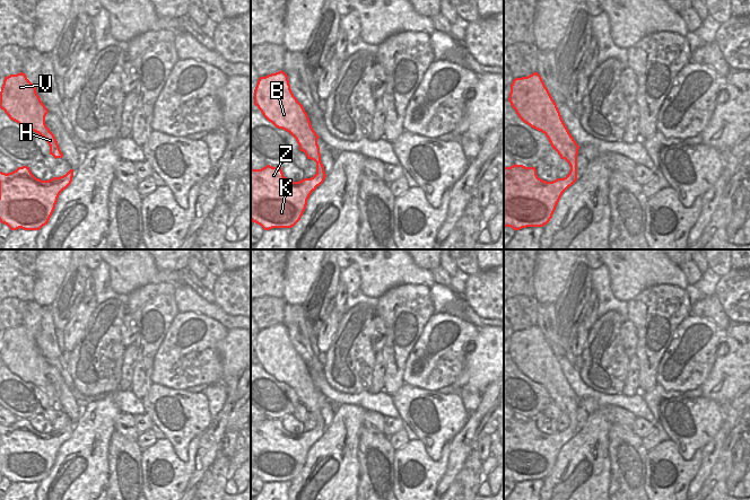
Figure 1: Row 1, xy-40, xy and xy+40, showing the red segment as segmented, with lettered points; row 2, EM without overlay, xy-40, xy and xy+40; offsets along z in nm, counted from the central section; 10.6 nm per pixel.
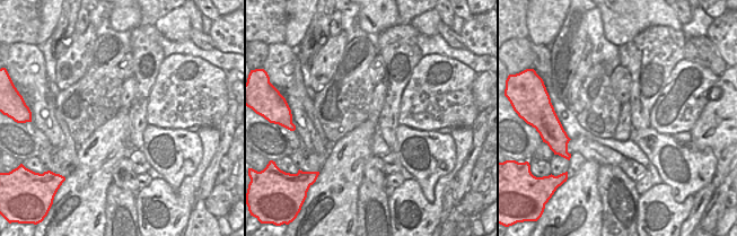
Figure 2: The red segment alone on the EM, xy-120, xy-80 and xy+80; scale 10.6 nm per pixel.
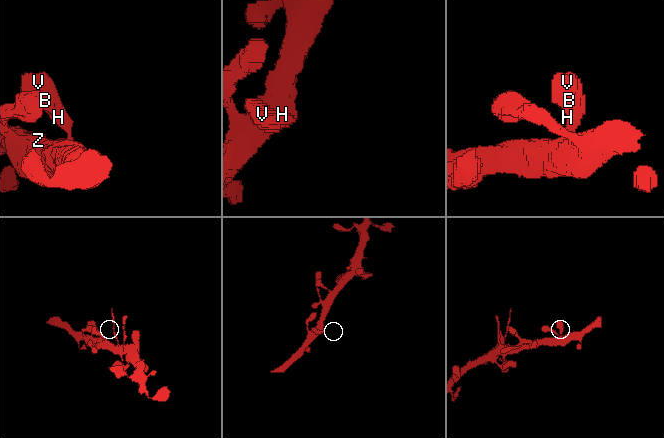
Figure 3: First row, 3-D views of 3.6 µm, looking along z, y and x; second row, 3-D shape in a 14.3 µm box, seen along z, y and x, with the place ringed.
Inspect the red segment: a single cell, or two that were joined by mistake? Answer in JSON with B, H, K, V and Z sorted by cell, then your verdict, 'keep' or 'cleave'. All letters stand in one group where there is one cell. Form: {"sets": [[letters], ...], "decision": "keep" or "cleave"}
{"sets": [["B", "H", "K", "V", "Z"]], "decision": "keep"}

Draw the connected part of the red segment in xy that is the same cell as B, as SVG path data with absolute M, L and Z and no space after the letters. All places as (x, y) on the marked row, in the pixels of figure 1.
M282 70L259 78L254 89L254 105L276 128L289 132L296 139L299 150L306 155L307 159L316 163L316 174L299 182L285 177L281 167L267 165L261 169L251 169L251 221L260 225L264 230L291 228L300 220L312 192L326 177L317 144L320 137L313 130L303 105L294 96L288 76Z

